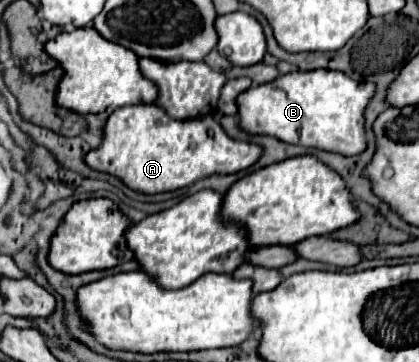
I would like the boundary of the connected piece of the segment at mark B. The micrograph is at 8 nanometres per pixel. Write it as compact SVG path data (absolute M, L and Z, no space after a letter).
M312 70L312 72L290 72L274 78L274 82L266 82L246 92L238 94L238 126L248 134L274 136L286 144L302 144L306 148L320 148L326 152L336 152L342 156L360 154L366 148L364 140L364 108L368 106L374 94L372 82L356 82L350 76L334 70Z

